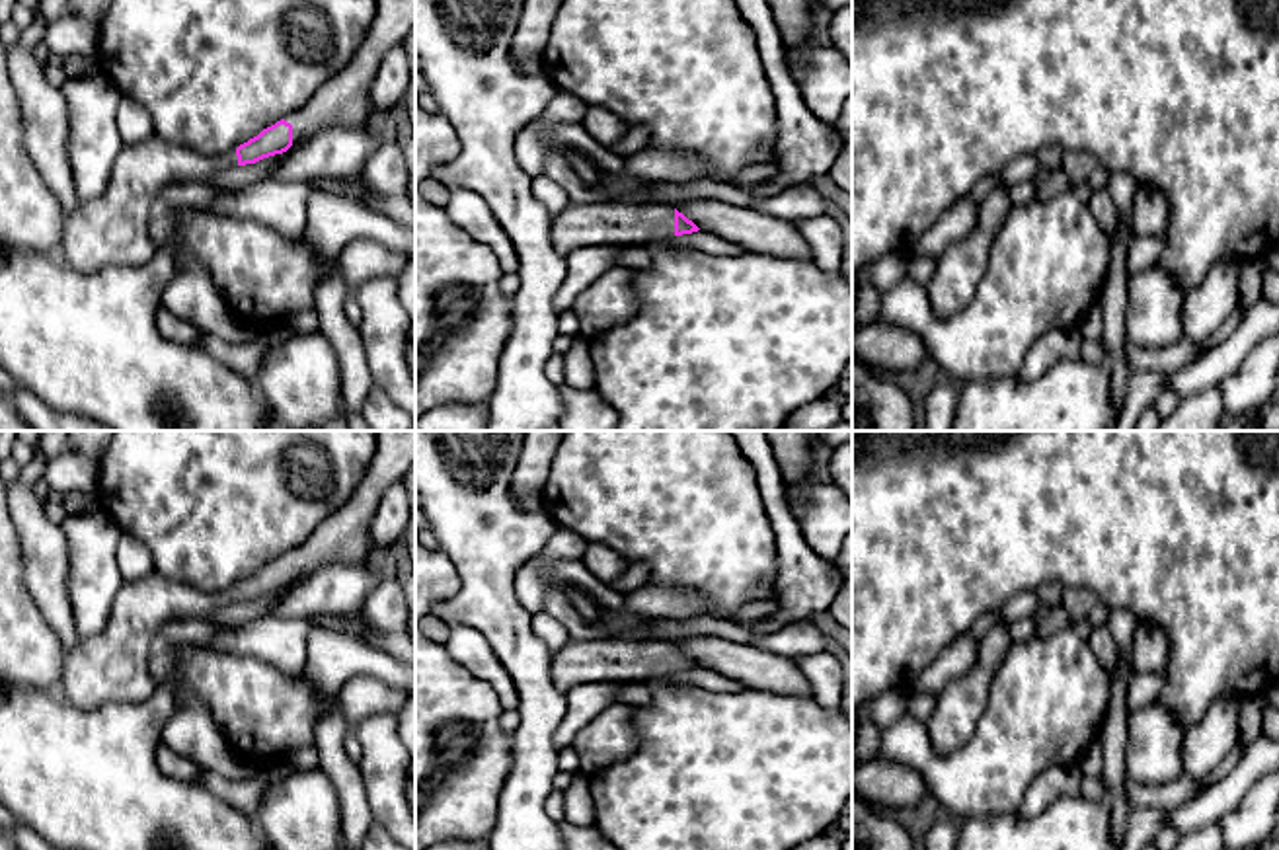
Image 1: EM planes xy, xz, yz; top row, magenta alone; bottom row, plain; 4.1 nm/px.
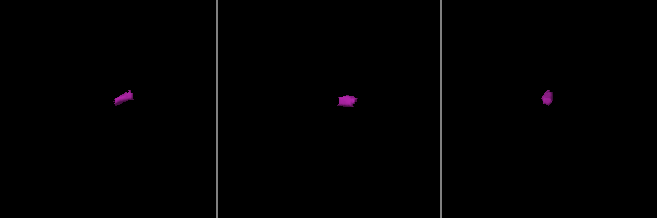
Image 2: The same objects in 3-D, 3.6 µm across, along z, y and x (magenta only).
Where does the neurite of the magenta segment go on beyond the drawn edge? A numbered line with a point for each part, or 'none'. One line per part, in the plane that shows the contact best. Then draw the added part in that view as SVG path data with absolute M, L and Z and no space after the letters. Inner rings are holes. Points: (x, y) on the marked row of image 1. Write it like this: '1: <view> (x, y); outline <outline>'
1: xy (344, 100); outline M376 0L374 21L349 64L339 74L326 80L302 109L285 117L285 121L292 125L292 144L333 127L368 127L374 115L370 86L376 78L380 60L394 45L404 43L413 25L415 0Z
2: xz (580, 225); outline M569 203L552 216L552 244L567 255L577 248L643 246L675 236L675 209L665 203Z

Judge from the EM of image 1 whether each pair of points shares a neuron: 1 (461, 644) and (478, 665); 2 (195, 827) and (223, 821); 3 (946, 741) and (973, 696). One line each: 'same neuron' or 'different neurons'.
1: same neuron
2: same neuron
3: same neuron

